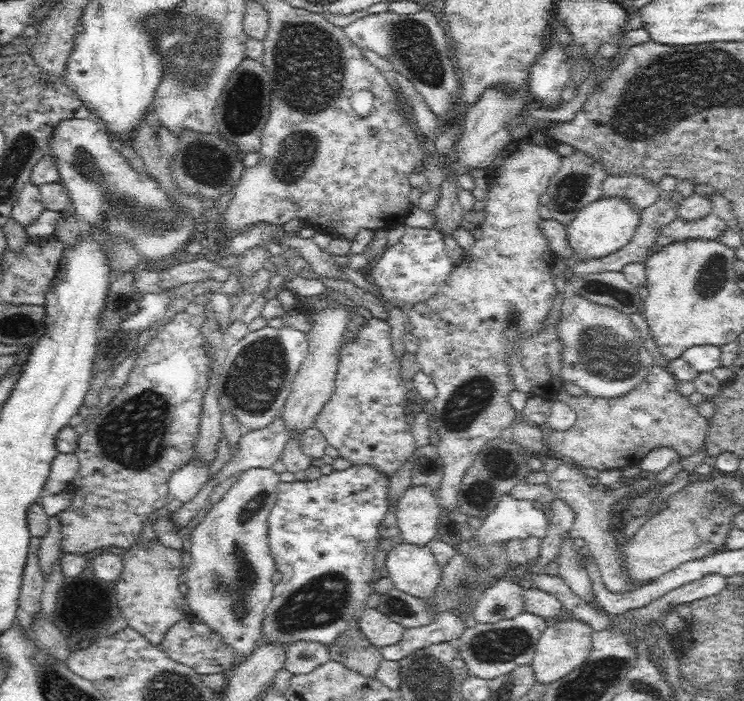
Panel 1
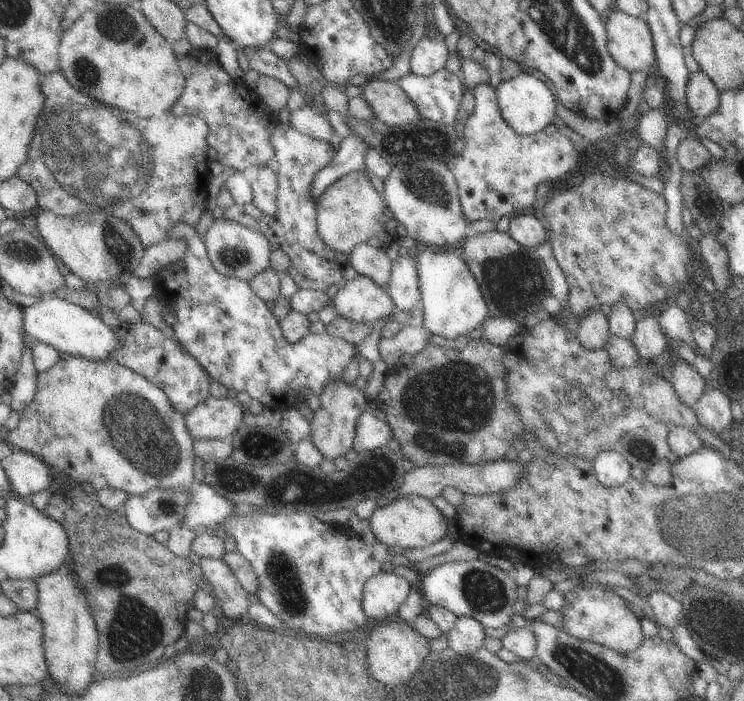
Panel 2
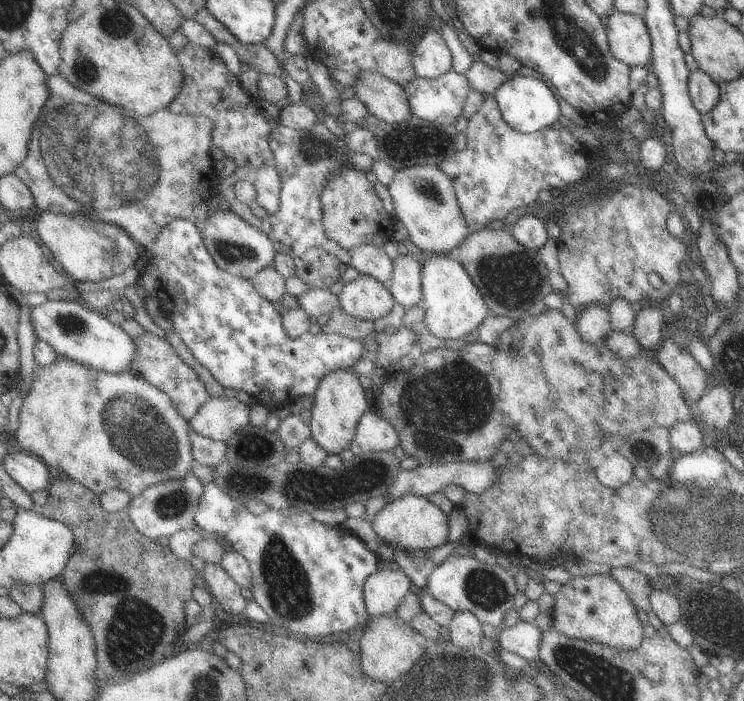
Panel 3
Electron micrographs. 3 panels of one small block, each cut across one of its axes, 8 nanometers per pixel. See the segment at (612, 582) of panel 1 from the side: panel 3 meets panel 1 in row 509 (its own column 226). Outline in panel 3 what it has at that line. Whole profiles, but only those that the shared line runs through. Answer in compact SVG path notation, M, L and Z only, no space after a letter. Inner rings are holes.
M205 562L205 569L202 577L204 584L213 598L218 602L218 606L224 611L242 615L246 608L247 600L240 592L241 586L238 586L230 573L226 572L219 564L213 562Z

